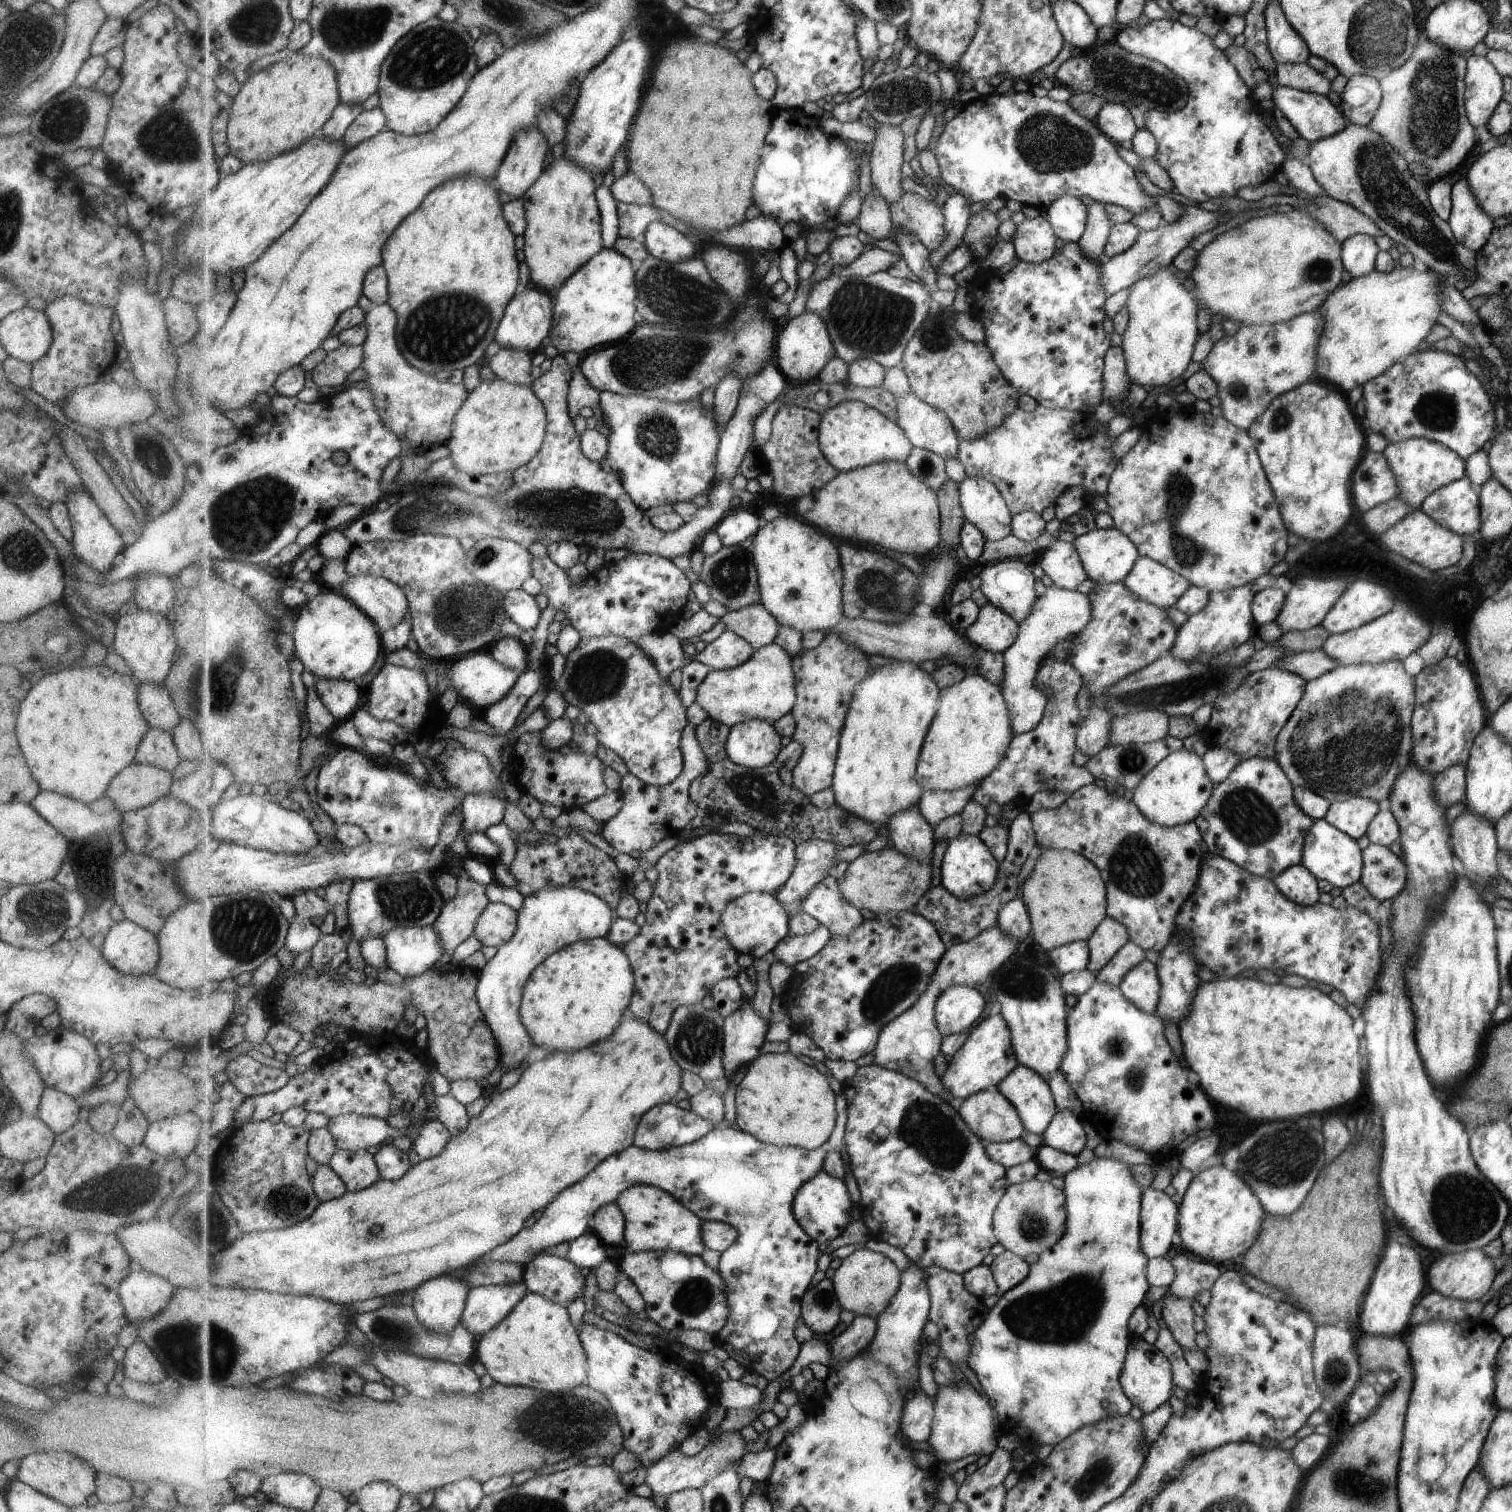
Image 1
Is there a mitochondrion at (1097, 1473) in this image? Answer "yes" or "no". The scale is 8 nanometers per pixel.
yes

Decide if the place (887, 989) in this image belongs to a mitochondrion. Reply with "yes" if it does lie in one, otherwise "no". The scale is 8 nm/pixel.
yes

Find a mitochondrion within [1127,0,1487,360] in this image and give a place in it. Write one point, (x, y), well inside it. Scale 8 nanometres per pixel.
(1381, 181)

